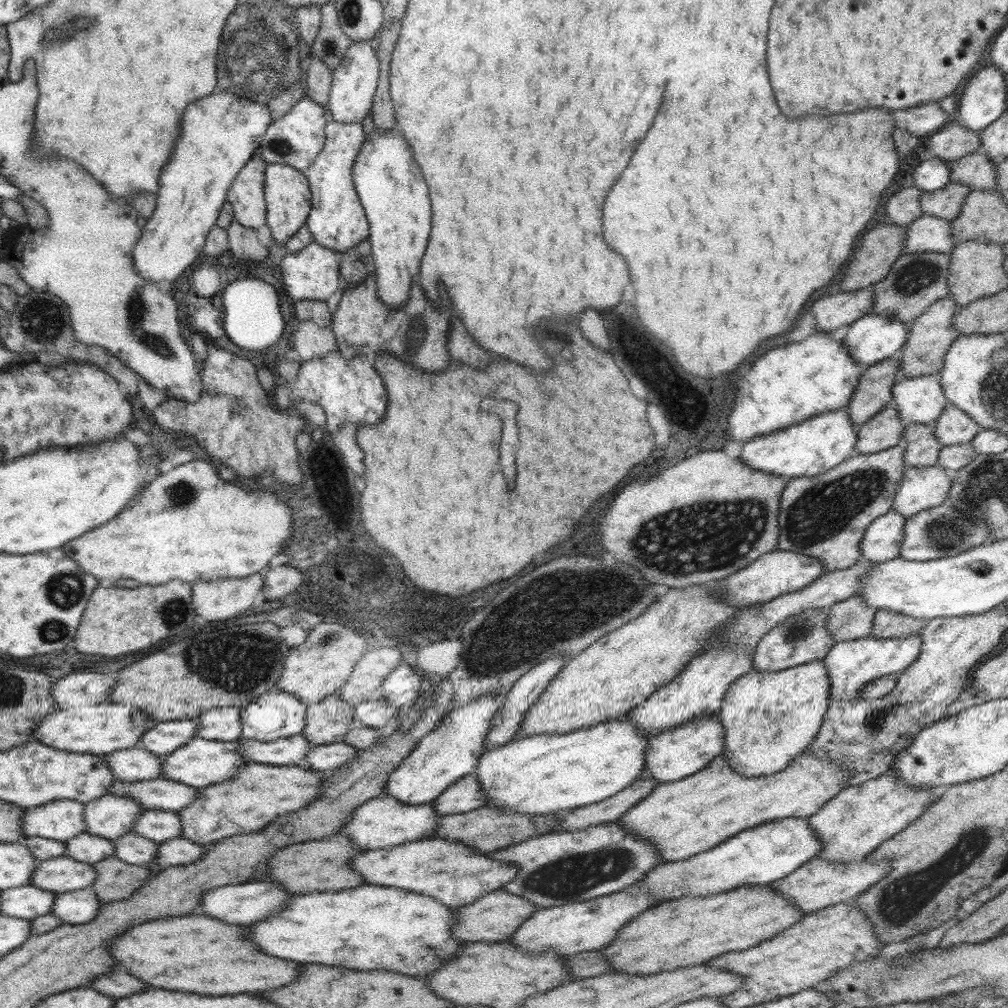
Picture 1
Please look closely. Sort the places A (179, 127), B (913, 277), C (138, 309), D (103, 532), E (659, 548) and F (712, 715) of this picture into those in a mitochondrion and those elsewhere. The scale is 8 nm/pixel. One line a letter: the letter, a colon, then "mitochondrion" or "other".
A: other
B: mitochondrion
C: mitochondrion
D: other
E: mitochondrion
F: other

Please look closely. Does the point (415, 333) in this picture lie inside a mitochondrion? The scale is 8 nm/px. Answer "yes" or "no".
yes

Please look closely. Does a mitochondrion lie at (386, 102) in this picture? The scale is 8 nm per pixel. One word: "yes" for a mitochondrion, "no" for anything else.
no

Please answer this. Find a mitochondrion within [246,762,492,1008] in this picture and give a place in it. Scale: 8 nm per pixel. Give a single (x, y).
(429, 953)

